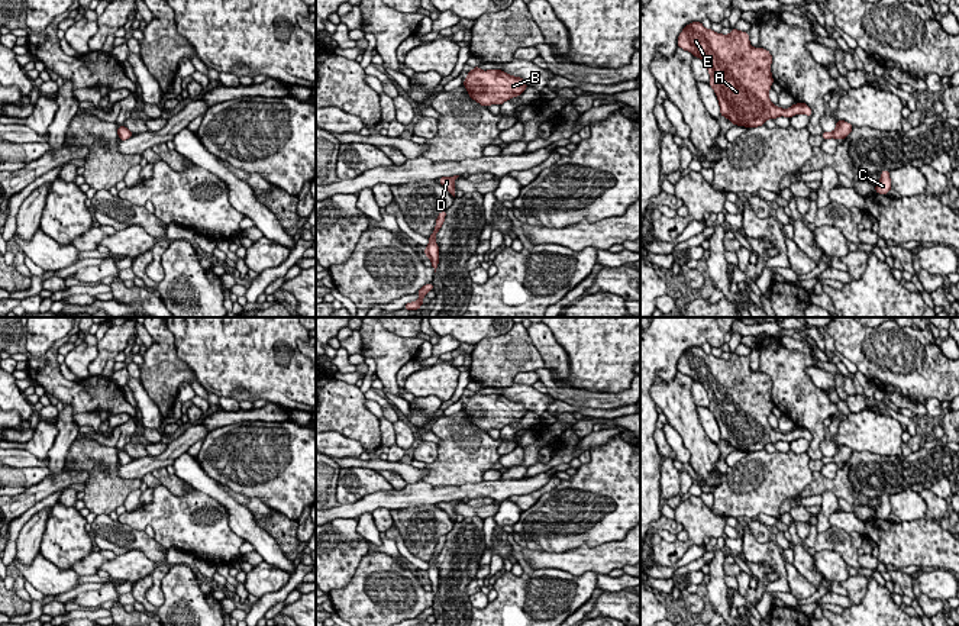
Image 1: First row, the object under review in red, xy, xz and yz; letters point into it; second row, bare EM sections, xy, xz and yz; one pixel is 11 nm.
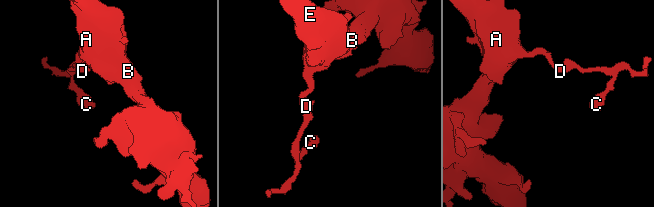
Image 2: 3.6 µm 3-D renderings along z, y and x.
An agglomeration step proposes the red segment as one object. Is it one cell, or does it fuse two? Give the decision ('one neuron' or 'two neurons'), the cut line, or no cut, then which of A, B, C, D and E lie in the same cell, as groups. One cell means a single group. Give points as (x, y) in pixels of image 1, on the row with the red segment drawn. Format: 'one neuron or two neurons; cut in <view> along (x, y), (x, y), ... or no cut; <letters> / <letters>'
one neuron; no cut; A B C D E

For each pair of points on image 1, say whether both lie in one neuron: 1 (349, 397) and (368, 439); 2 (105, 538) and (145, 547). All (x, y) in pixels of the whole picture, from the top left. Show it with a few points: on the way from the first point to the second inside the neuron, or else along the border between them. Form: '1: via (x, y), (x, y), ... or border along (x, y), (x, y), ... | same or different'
1: via (349, 407), (349, 415), (364, 429) | same
2: via (115, 538), (135, 541) | same

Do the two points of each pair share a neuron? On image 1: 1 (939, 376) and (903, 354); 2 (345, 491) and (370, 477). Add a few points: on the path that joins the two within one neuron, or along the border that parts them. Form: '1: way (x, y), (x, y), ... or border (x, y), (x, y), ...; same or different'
1: way (930, 374), (920, 371), (911, 362); same
2: way (351, 489), (364, 481); same

